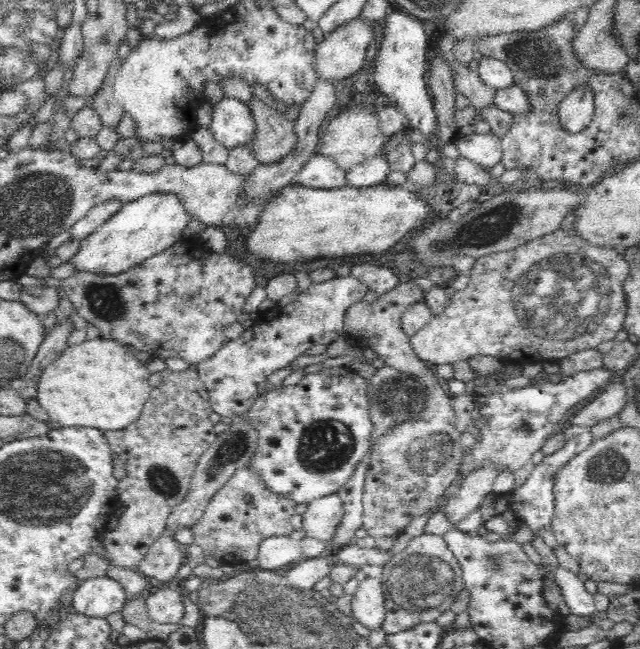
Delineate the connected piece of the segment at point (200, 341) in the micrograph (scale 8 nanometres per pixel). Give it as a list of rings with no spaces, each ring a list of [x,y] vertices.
[[[198,241],[189,246],[175,242],[170,248],[148,257],[148,260],[132,266],[120,275],[92,275],[80,273],[57,280],[54,278],[34,278],[34,276],[20,276],[16,281],[20,287],[48,286],[62,288],[73,305],[73,311],[92,325],[100,337],[117,341],[122,345],[131,345],[138,351],[150,353],[154,358],[166,360],[169,357],[184,359],[189,364],[198,364],[200,361],[216,354],[222,344],[229,340],[225,337],[225,329],[235,322],[243,313],[243,306],[250,296],[255,284],[255,274],[251,266],[236,260],[228,252],[213,252],[205,248]]]

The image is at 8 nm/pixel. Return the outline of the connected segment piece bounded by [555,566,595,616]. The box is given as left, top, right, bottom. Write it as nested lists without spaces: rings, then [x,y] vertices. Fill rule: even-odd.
[[[558,566],[555,570],[555,581],[561,588],[561,593],[572,614],[590,616],[595,611],[594,596],[586,591],[584,582],[578,577],[578,574]]]

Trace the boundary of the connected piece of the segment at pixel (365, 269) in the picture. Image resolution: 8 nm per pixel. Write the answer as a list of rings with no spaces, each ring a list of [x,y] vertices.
[[[362,264],[351,269],[351,276],[360,280],[370,291],[374,291],[378,298],[383,298],[388,292],[396,289],[403,279],[398,278],[398,274],[394,274],[392,270],[374,264]]]

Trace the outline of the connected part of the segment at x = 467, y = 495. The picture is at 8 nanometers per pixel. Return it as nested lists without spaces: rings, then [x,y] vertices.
[[[496,463],[484,464],[474,469],[463,480],[459,491],[447,500],[443,508],[444,514],[454,528],[470,512],[478,510],[486,494],[493,492],[494,478],[500,471]]]

